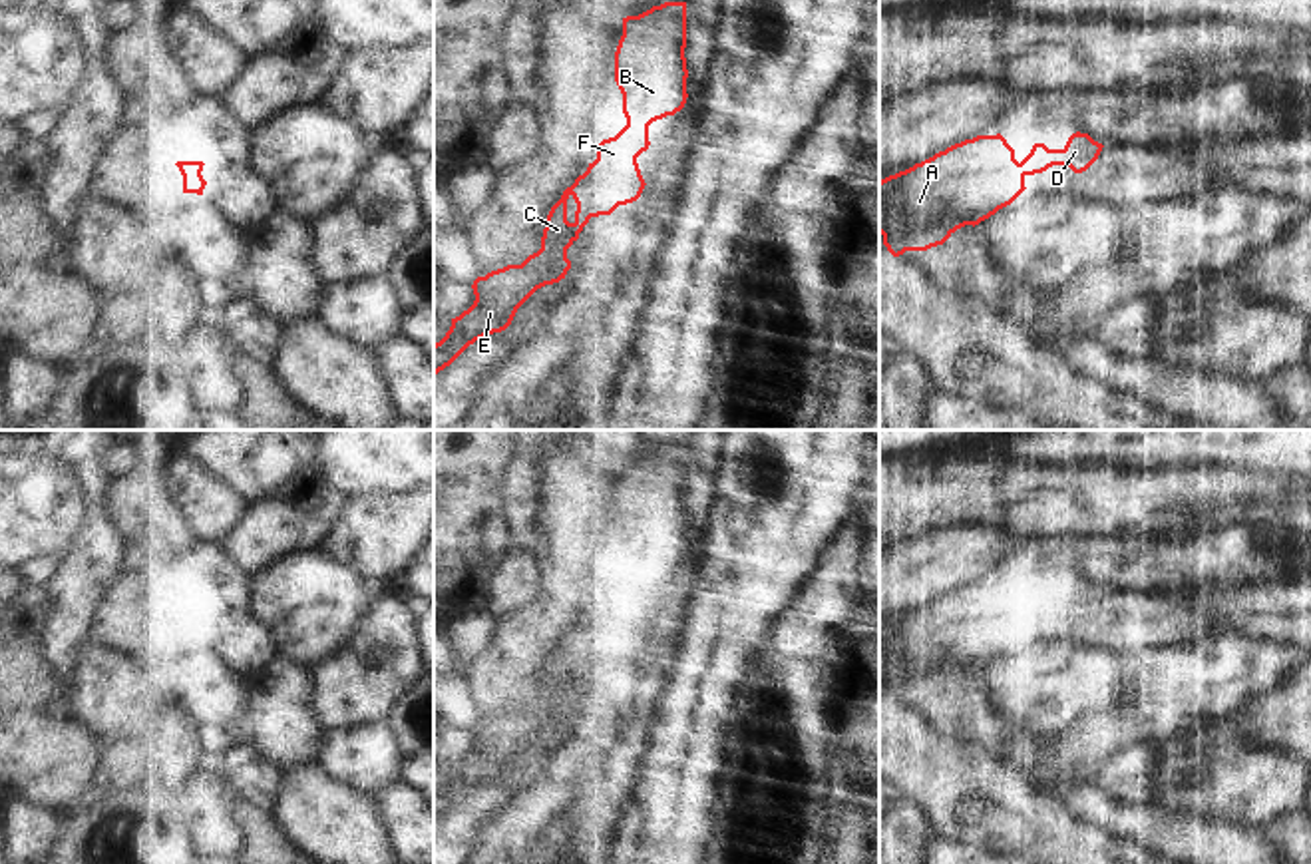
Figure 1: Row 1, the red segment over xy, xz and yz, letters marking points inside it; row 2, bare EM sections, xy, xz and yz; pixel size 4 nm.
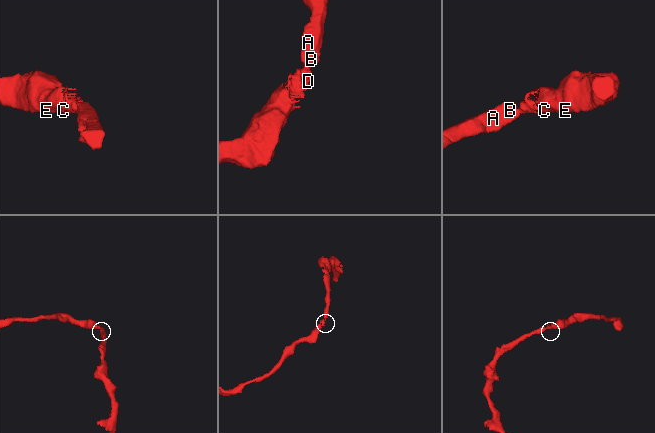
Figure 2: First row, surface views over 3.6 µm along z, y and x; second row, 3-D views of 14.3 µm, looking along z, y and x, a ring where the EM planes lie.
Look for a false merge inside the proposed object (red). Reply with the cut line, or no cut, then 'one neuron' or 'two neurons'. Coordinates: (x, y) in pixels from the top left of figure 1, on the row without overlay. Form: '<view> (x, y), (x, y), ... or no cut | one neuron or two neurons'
no cut | one neuron

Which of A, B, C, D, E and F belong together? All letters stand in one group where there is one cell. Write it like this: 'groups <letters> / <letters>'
groups A B C D E F

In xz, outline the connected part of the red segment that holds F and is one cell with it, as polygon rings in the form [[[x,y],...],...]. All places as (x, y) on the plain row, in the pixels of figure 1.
[[[664,448],[639,462],[623,464],[623,482],[615,498],[615,528],[623,540],[627,571],[597,591],[597,605],[567,633],[551,653],[541,683],[541,695],[521,711],[507,711],[477,723],[471,731],[475,747],[460,762],[452,764],[446,782],[434,790],[434,820],[450,812],[475,786],[505,776],[517,755],[541,733],[559,729],[571,715],[567,695],[591,663],[611,661],[619,651],[633,649],[645,635],[637,603],[649,595],[649,571],[674,561],[686,549],[686,448]]]

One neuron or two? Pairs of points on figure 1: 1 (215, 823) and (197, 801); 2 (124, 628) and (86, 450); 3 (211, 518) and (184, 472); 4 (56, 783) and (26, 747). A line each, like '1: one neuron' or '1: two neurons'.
1: one neuron
2: two neurons
3: one neuron
4: one neuron

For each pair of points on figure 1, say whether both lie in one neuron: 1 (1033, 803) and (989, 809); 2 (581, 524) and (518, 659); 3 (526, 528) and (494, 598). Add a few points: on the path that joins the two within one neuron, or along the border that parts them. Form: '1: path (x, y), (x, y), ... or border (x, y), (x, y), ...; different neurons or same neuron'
1: path (1023, 809), (999, 809); same neuron
2: path (575, 558), (565, 598), (540, 626); same neuron
3: border (512, 546), (532, 550); different neurons

